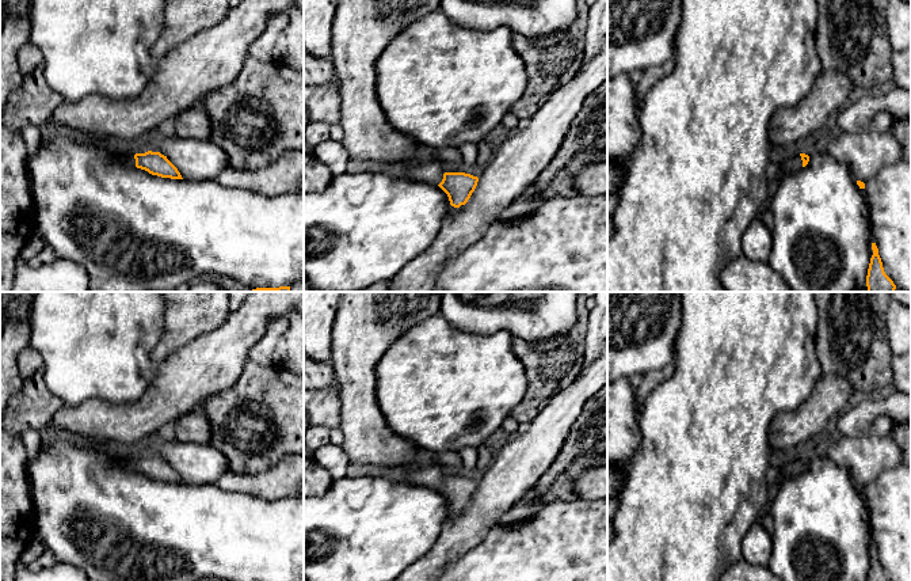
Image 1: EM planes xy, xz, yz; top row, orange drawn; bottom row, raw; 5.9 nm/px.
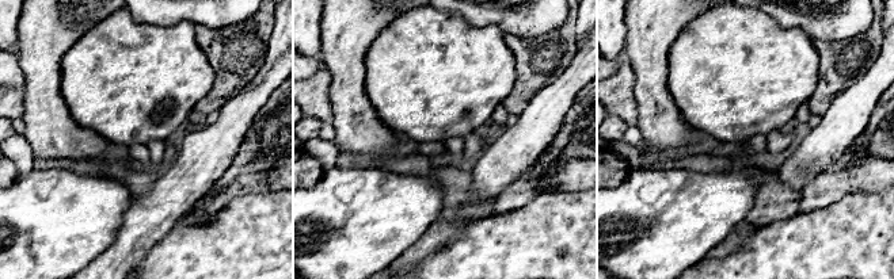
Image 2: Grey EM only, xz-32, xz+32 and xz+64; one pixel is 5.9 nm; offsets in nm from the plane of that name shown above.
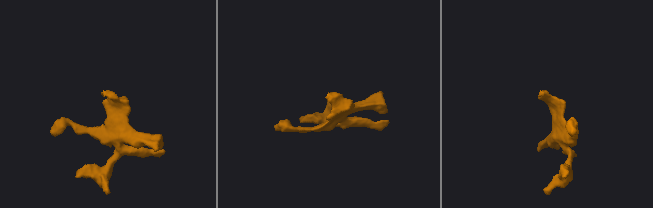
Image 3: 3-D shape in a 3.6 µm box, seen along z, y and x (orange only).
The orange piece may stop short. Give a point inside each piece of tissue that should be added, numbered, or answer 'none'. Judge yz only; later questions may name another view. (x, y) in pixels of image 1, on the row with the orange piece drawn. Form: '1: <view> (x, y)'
1: yz (793, 163)

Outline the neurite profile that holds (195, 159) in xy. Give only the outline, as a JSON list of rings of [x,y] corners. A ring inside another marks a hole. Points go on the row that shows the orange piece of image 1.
[[[167,137],[159,152],[164,155],[186,181],[214,179],[230,166],[228,155],[210,140]]]

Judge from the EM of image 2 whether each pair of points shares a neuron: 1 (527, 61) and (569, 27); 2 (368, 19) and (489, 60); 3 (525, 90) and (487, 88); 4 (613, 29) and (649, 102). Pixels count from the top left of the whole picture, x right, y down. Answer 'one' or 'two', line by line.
1: one
2: two
3: two
4: two

